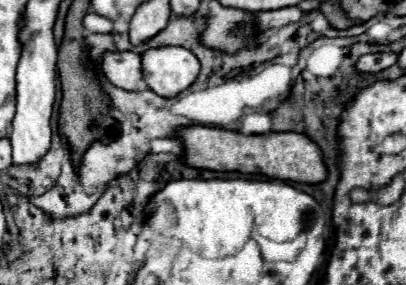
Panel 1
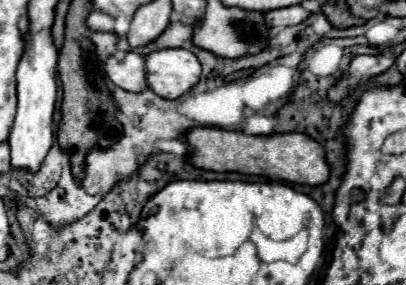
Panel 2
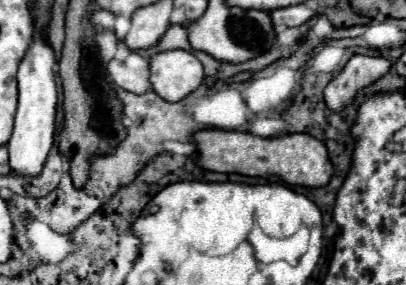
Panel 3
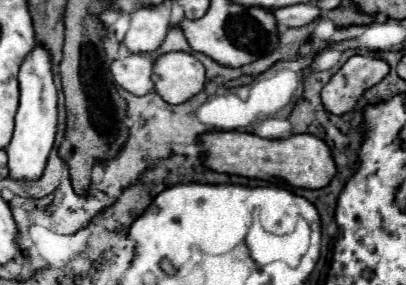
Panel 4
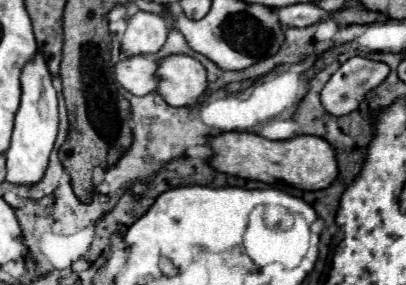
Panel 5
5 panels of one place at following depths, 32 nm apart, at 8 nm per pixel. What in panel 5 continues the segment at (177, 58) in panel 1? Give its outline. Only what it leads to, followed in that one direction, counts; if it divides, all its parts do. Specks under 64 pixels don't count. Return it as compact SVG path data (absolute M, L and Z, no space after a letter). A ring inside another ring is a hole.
M172 54L158 62L158 94L172 106L190 106L204 94L206 68L192 56Z

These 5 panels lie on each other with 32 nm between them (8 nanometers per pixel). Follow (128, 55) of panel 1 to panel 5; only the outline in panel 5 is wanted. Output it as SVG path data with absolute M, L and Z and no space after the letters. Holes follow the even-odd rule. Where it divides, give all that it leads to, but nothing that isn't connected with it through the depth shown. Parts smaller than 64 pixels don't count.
M128 56L114 66L114 76L124 90L132 92L134 96L146 96L158 86L156 68L158 60L154 56Z

